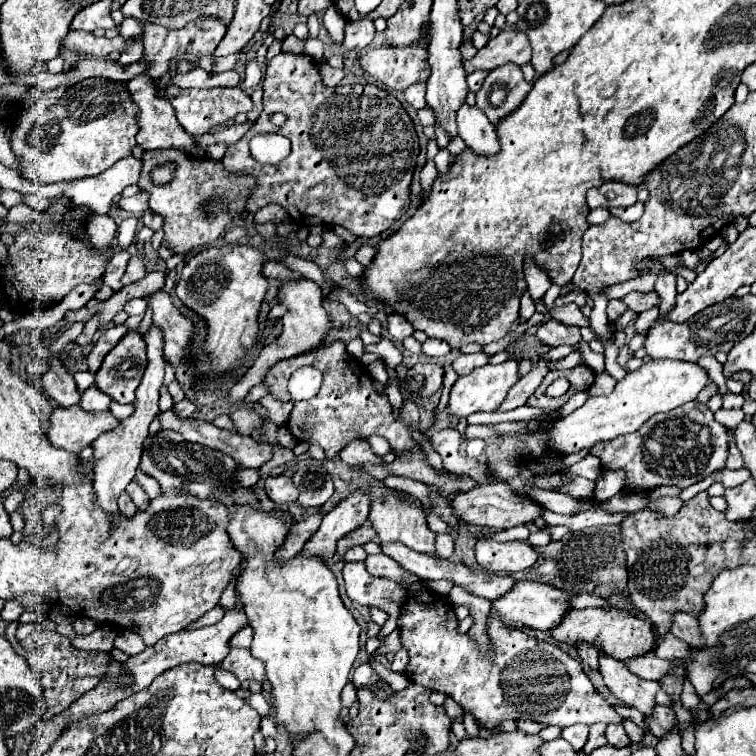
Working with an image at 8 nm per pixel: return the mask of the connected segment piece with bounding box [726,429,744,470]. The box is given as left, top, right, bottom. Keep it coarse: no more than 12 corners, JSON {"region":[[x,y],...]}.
{"region":[[727,430],[729,455],[726,468],[737,470],[744,467],[733,431]]}

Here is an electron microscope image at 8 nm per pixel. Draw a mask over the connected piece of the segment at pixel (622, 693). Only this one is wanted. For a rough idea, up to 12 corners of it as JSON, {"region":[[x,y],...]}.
{"region":[[600,652],[600,674],[624,704],[650,716],[658,682],[642,680],[624,662]]}

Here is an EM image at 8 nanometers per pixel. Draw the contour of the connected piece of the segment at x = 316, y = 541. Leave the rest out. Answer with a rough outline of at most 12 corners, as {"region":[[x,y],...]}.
{"region":[[352,492],[332,508],[302,556],[332,558],[336,542],[368,520],[370,498]]}

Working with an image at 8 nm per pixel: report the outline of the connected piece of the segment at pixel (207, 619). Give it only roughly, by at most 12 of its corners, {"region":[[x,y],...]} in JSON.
{"region":[[220,606],[206,612],[196,622],[188,624],[190,630],[216,624],[224,610]]}

